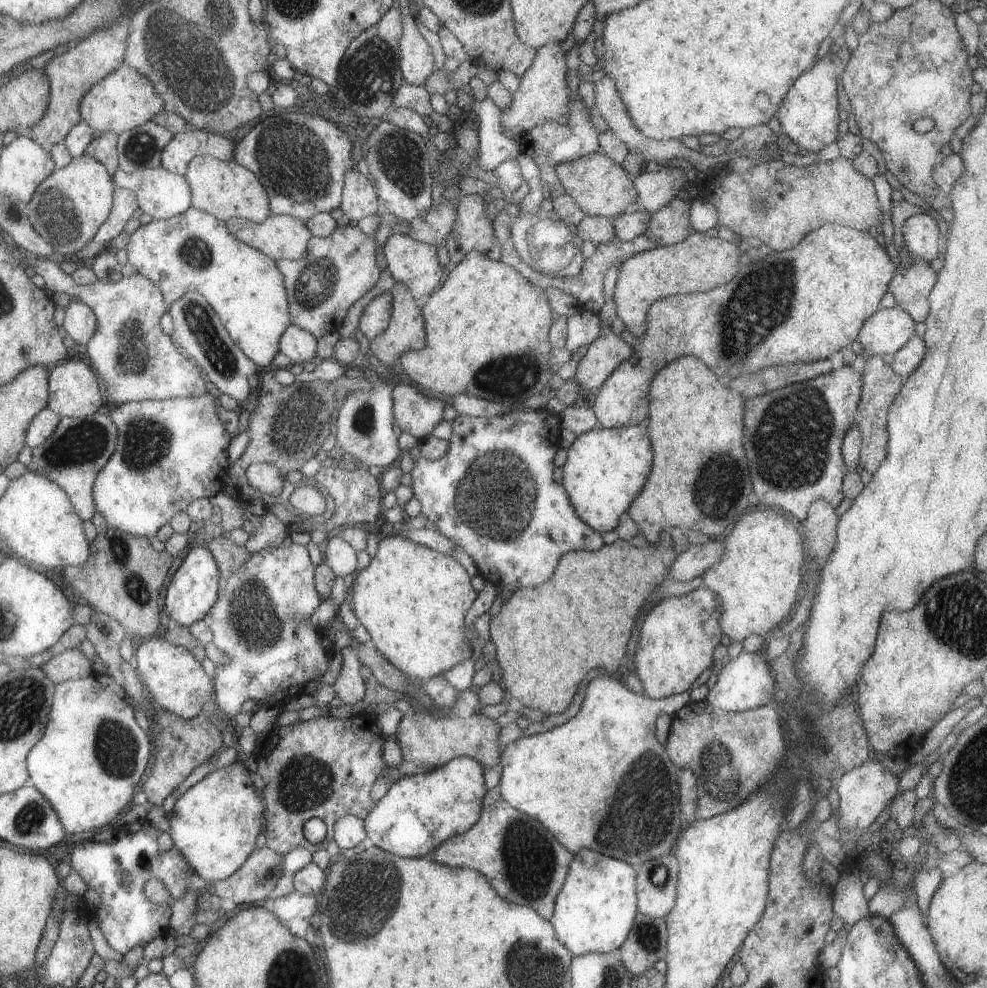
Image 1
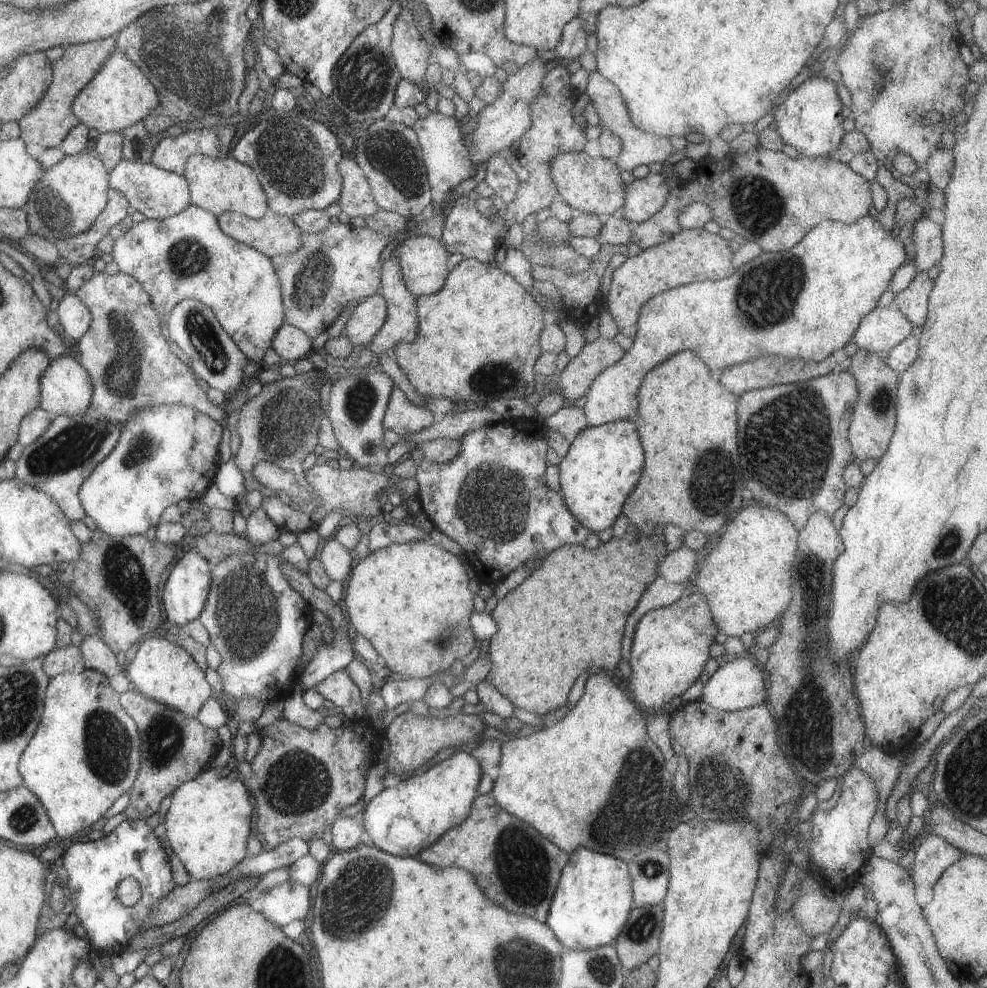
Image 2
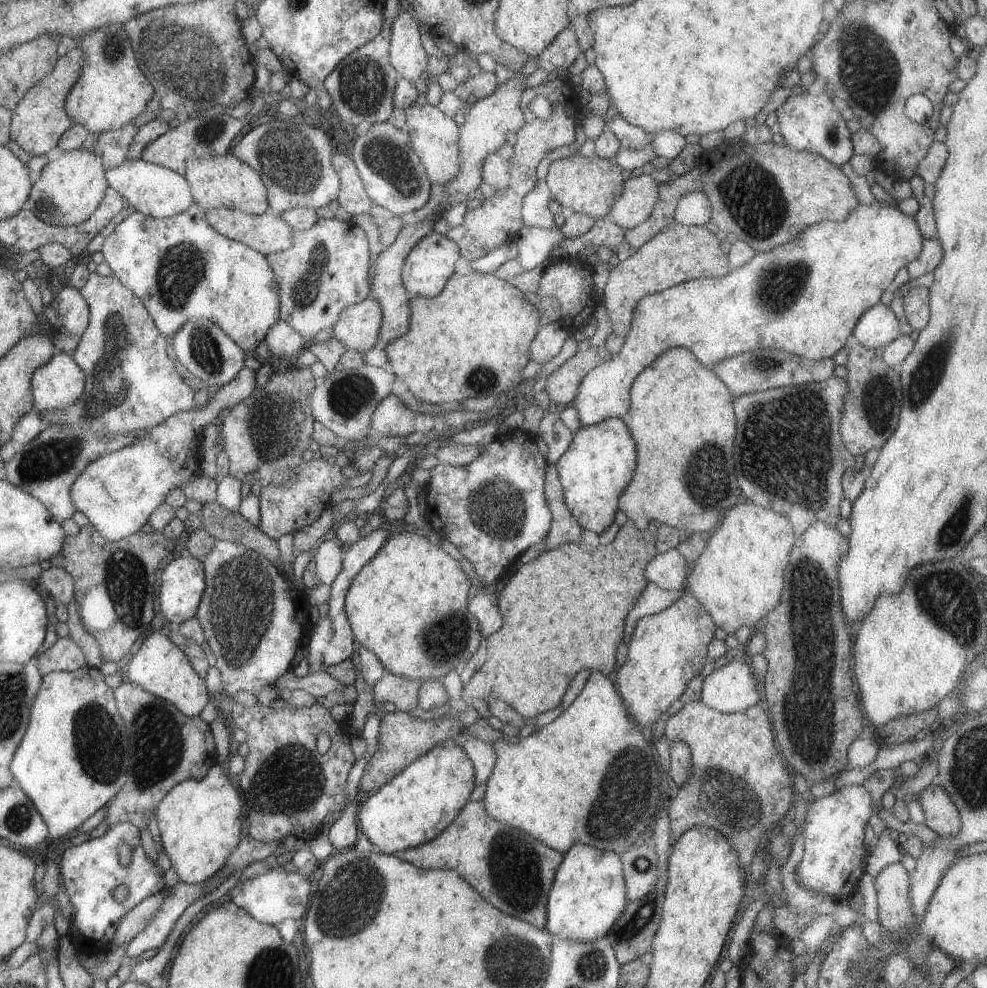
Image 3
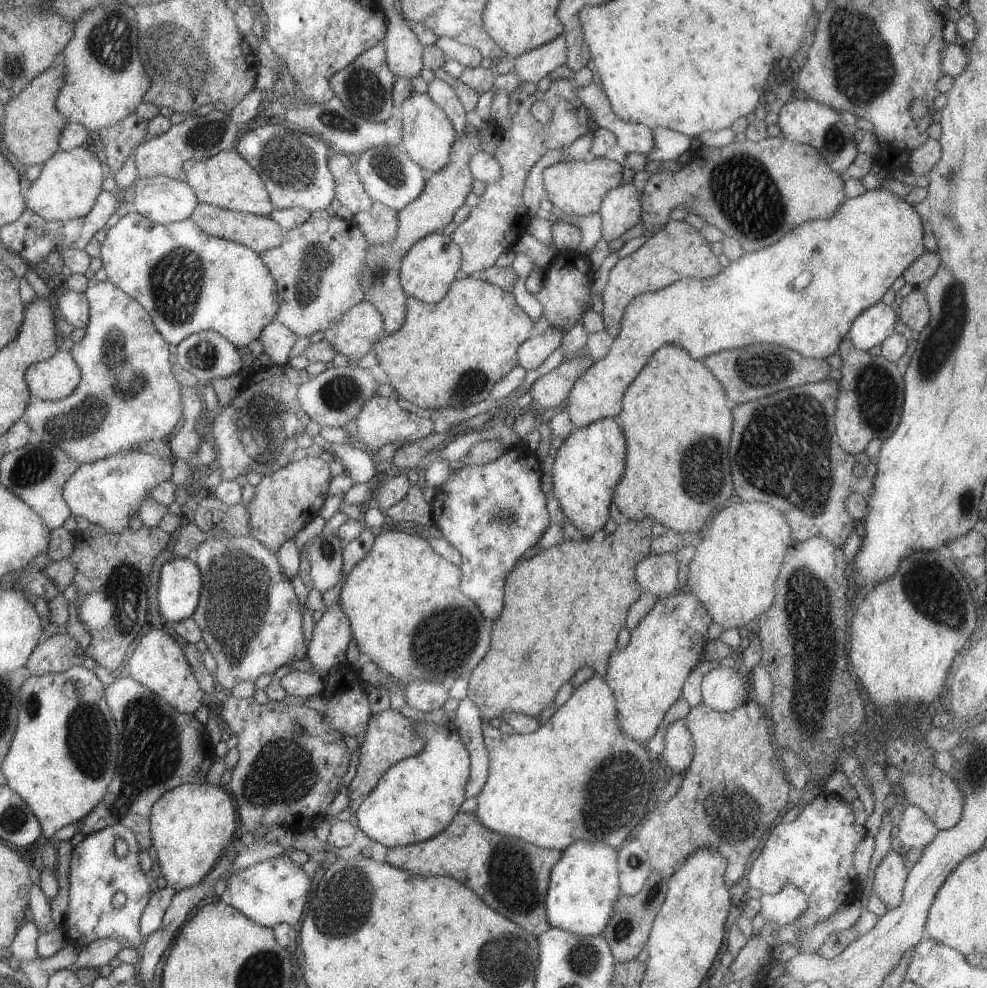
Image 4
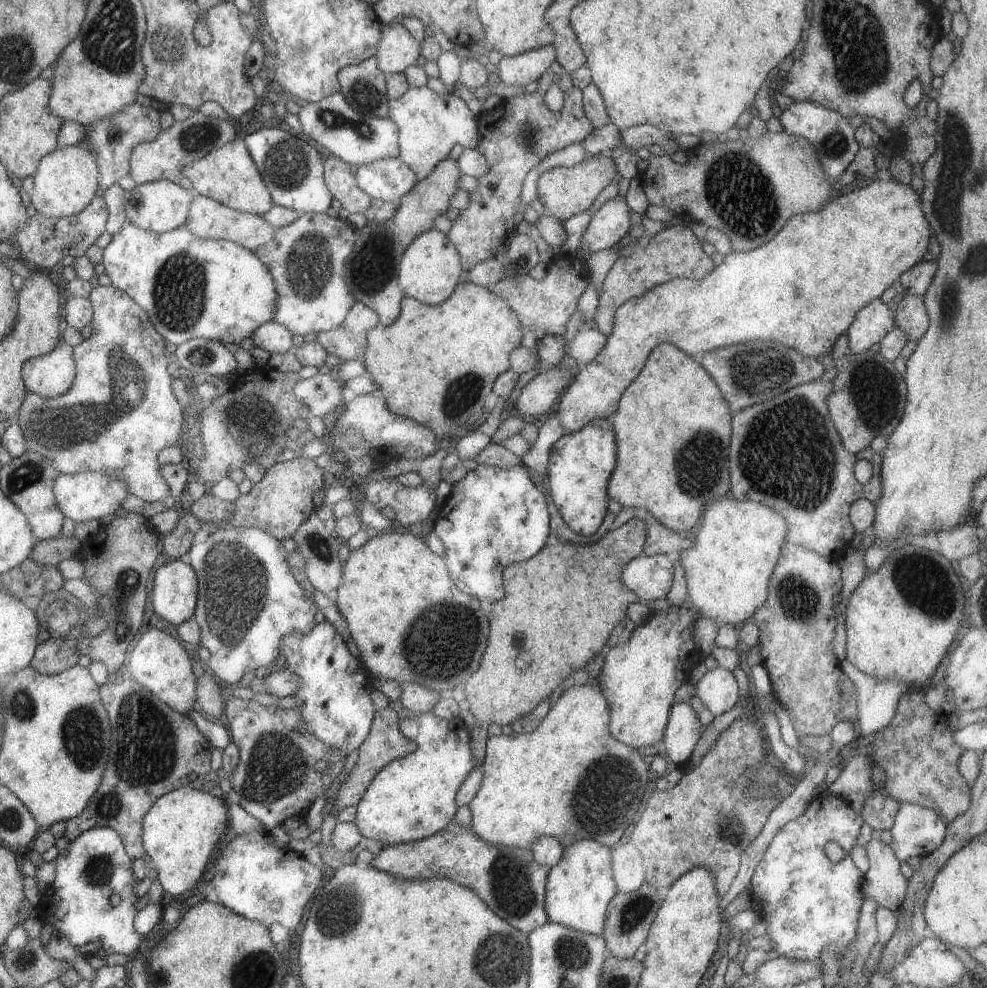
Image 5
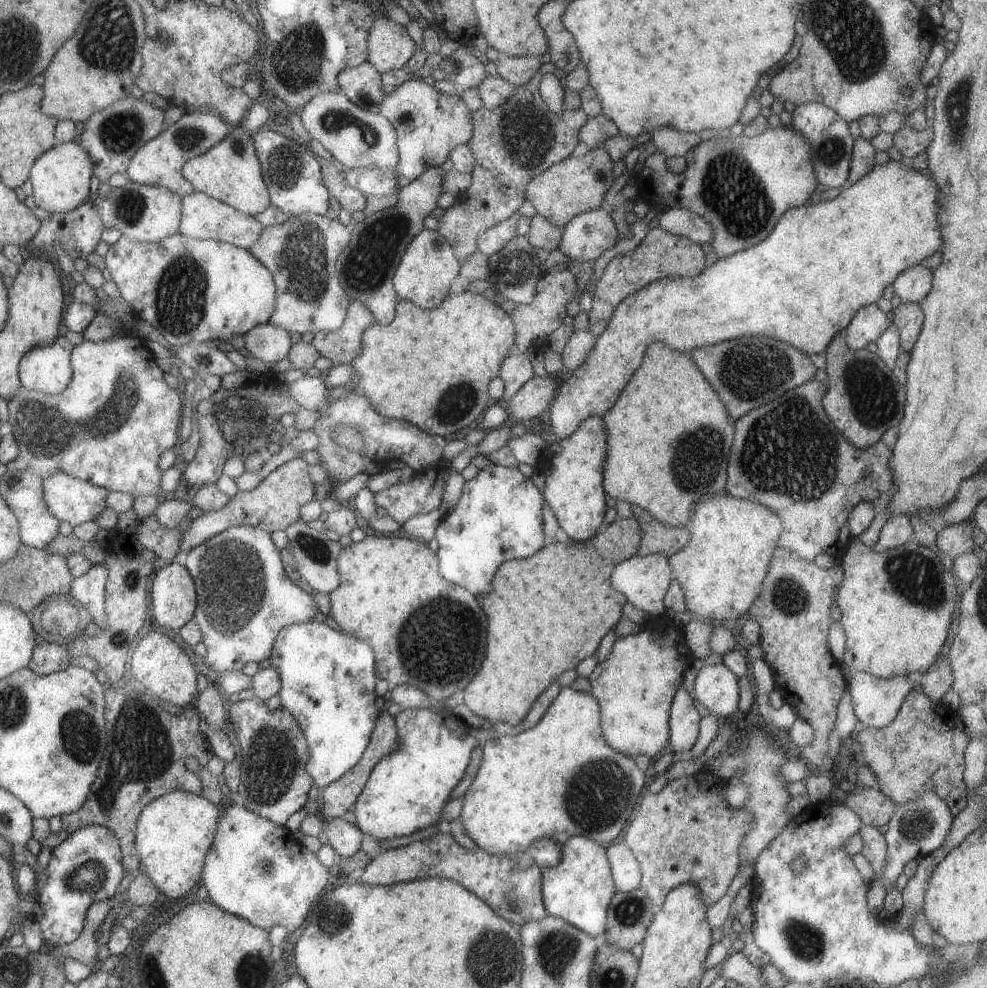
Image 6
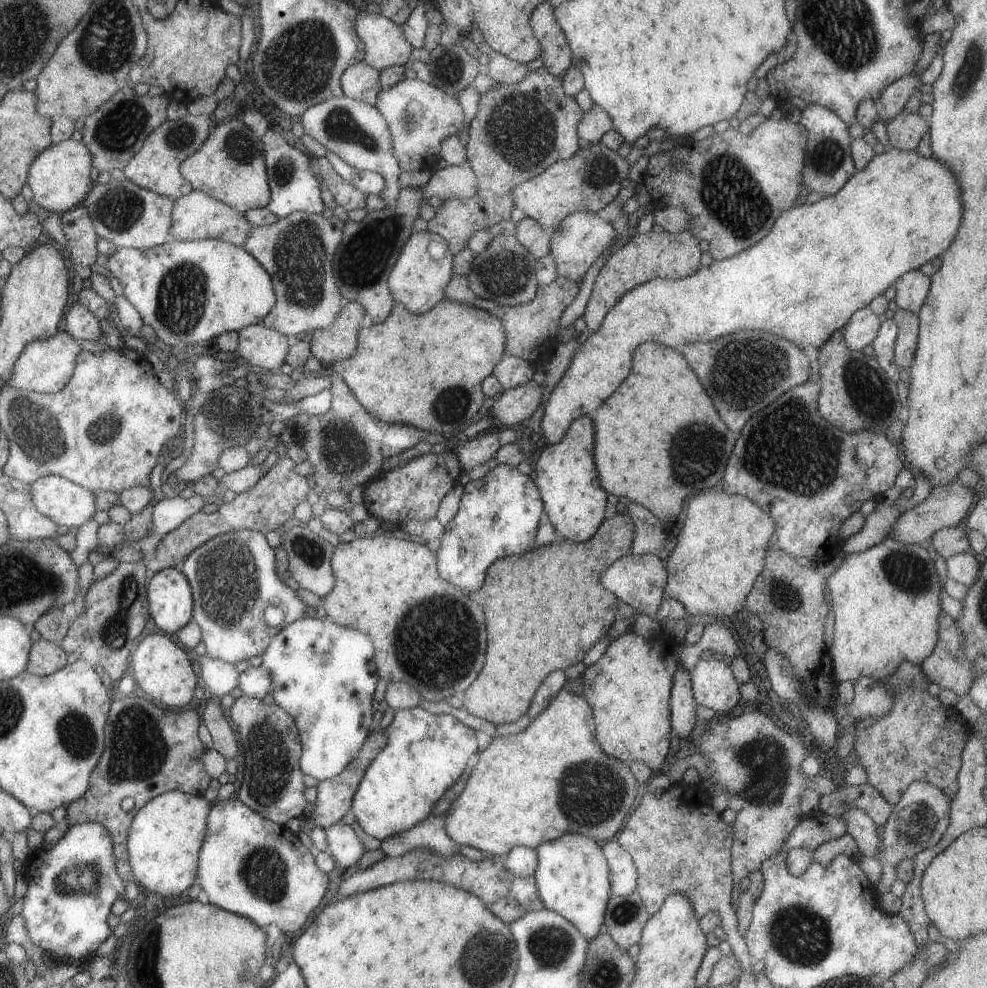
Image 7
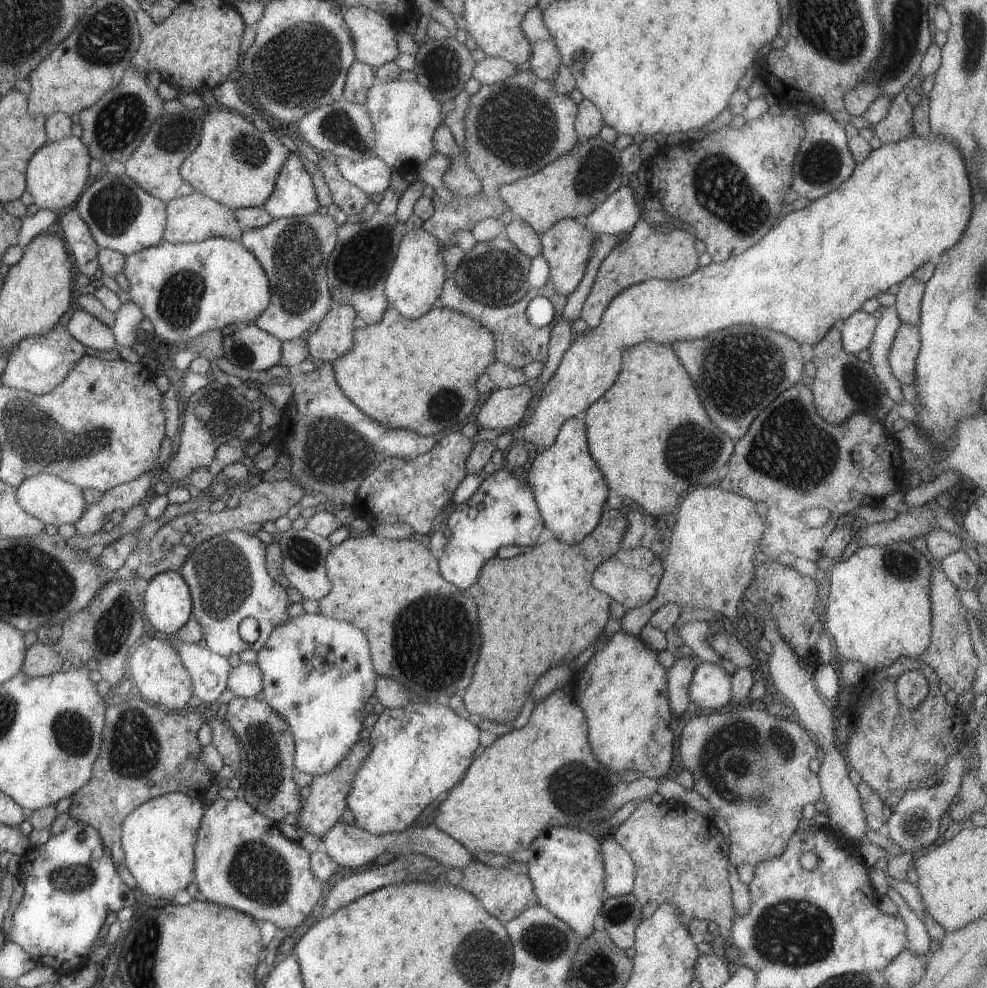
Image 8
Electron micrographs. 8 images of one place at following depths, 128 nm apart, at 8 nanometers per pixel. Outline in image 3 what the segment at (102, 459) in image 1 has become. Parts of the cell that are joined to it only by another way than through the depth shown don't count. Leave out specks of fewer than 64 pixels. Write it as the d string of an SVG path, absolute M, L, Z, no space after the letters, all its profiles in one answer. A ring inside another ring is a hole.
M47 425L33 440L17 449L15 456L3 463L5 480L25 490L51 514L55 522L71 519L75 512L69 488L77 476L90 462L95 462L103 454L109 454L123 446L129 446L136 435L132 434L93 434L93 430L75 426Z

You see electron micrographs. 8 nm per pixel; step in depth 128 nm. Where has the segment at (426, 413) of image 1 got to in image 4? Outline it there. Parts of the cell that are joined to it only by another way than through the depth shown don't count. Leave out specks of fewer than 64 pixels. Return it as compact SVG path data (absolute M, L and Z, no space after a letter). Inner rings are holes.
M373 395L361 407L361 414L356 418L356 425L350 428L354 442L370 452L381 448L383 444L390 442L415 442L419 438L425 438L433 430L433 421L420 412L413 409L403 410L400 401L394 398Z

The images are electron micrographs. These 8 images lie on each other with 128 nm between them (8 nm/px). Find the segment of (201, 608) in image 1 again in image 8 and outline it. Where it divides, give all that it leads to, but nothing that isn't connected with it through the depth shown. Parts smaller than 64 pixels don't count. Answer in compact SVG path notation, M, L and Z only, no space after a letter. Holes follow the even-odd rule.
M165 571L153 576L143 592L143 612L149 624L160 634L175 634L192 616L192 600L187 583L178 572Z

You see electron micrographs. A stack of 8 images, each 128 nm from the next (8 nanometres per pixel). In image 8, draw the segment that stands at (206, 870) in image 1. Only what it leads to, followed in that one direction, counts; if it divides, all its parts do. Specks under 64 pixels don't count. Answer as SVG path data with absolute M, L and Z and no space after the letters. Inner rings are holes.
M175 792L140 804L121 822L121 848L125 867L134 878L138 897L170 903L176 890L194 880L194 846L205 806L202 800Z

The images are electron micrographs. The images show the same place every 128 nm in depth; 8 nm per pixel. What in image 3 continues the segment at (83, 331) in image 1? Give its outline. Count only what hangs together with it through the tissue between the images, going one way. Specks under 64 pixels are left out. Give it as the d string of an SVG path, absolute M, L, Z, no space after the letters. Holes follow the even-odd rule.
M63 288L53 295L57 303L56 312L61 319L61 330L66 334L80 335L88 325L88 306L78 289Z

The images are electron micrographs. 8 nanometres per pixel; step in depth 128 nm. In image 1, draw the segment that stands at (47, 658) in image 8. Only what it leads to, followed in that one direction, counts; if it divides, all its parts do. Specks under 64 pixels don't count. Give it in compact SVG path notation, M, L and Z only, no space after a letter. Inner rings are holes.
M64 649L39 666L53 683L85 678L94 671L79 649Z

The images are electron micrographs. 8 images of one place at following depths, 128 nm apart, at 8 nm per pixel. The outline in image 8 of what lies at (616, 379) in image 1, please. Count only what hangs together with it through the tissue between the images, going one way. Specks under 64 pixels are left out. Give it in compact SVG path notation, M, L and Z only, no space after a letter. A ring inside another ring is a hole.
M933 132L929 134L929 138L921 138L913 133L909 138L903 138L899 142L883 144L879 148L869 152L869 156L863 162L855 163L853 172L845 182L841 182L841 186L837 186L837 190L832 190L823 196L817 198L813 202L807 204L807 208L797 210L797 212L784 213L777 226L773 226L761 240L758 240L753 246L750 246L745 252L737 256L728 257L727 260L710 263L705 266L697 267L689 276L678 278L677 280L650 278L649 280L634 284L622 290L615 298L611 299L606 309L603 311L600 325L593 330L587 329L581 335L576 335L571 341L571 346L562 354L557 370L553 372L553 376L548 380L543 387L541 398L531 414L531 419L523 428L517 429L514 427L512 433L515 441L518 443L531 442L538 449L549 448L555 442L555 437L561 428L561 424L571 417L581 417L582 414L595 402L605 394L605 390L609 390L609 386L615 382L619 370L621 370L621 355L624 350L630 346L639 344L643 341L653 341L662 345L668 344L676 340L695 340L695 338L703 338L705 334L713 332L713 330L721 330L733 324L757 324L757 326L765 326L771 328L775 332L780 332L795 342L802 344L817 344L833 324L839 320L845 320L852 312L860 310L861 305L868 298L874 297L880 292L886 292L891 284L900 283L903 278L913 274L919 266L927 261L935 261L942 252L945 252L950 246L953 246L958 239L961 238L965 226L971 214L971 188L969 188L969 180L967 180L967 172L965 172L965 164L963 158L957 150L957 146L953 146L949 140L937 138Z

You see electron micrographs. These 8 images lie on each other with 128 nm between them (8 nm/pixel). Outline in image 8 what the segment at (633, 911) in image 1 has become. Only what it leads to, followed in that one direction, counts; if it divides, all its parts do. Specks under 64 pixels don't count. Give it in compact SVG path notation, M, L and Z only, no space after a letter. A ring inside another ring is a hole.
M551 827L531 842L524 852L524 860L538 904L565 922L577 937L593 934L593 919L600 913L605 899L600 842L587 834L587 830Z

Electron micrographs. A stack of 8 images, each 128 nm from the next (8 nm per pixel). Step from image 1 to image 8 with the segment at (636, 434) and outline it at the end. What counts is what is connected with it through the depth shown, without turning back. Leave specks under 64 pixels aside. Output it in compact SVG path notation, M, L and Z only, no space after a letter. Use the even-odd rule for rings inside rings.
M571 417L561 424L555 442L549 448L538 450L529 466L527 476L526 484L533 494L543 524L555 535L555 539L569 545L577 544L597 526L599 518L603 514L608 488L589 452L585 424L581 417Z

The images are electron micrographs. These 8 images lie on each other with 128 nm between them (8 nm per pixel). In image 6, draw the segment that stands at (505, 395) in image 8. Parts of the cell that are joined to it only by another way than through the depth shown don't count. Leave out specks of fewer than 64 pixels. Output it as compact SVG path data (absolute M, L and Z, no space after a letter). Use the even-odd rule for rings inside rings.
M533 375L504 404L509 412L509 423L513 424L539 416L549 407L559 387L559 378L552 375Z

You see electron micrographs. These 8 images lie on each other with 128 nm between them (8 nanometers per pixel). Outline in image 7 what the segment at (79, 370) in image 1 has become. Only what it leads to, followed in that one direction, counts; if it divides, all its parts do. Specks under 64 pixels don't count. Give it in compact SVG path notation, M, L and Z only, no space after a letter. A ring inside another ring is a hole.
M57 331L55 336L51 338L33 340L29 344L24 344L21 354L13 363L13 370L11 370L7 385L38 393L60 391L71 378L75 366L75 358L81 351L79 344L75 342L75 339L67 331Z

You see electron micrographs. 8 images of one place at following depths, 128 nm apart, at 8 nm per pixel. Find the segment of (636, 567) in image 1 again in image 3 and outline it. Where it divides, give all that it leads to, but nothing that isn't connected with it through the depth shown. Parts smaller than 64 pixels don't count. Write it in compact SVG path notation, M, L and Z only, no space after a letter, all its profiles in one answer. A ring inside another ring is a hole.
M627 520L618 528L613 541L606 545L591 547L583 542L563 543L543 551L529 564L519 566L497 596L497 612L503 618L503 626L495 634L486 636L485 661L472 673L470 681L462 686L460 698L485 701L494 697L511 706L526 720L559 705L579 668L597 670L612 678L616 668L617 644L622 643L625 614L648 582L644 566L657 556L654 538L659 525L660 522L651 521L647 528L639 530L633 521Z

